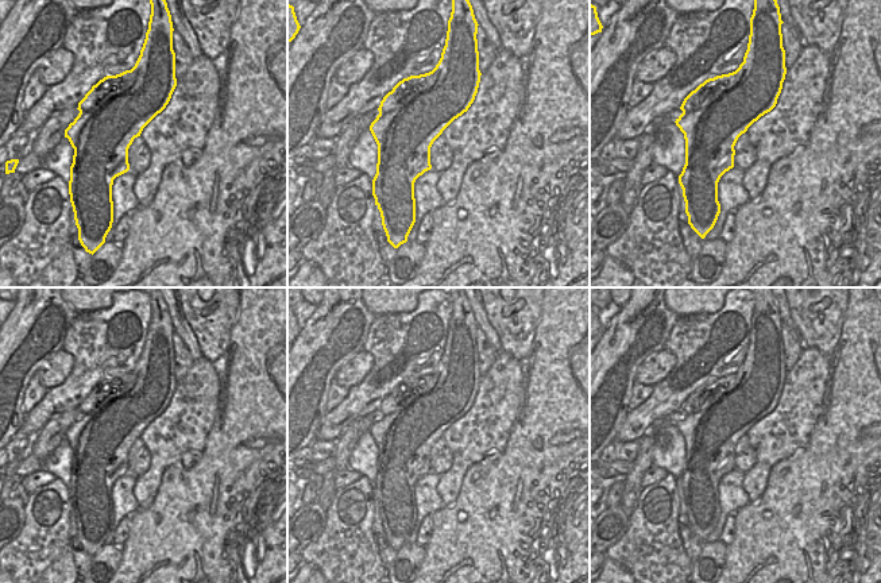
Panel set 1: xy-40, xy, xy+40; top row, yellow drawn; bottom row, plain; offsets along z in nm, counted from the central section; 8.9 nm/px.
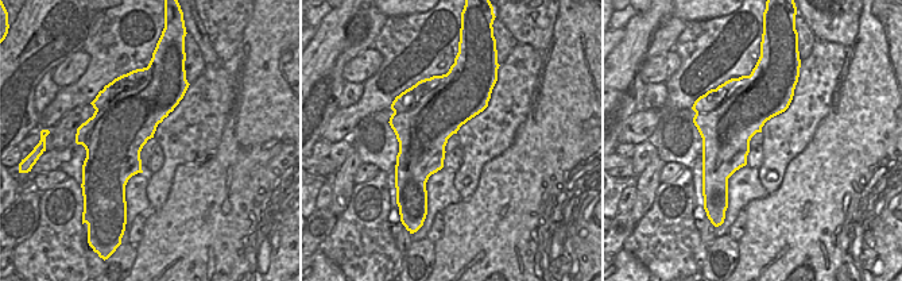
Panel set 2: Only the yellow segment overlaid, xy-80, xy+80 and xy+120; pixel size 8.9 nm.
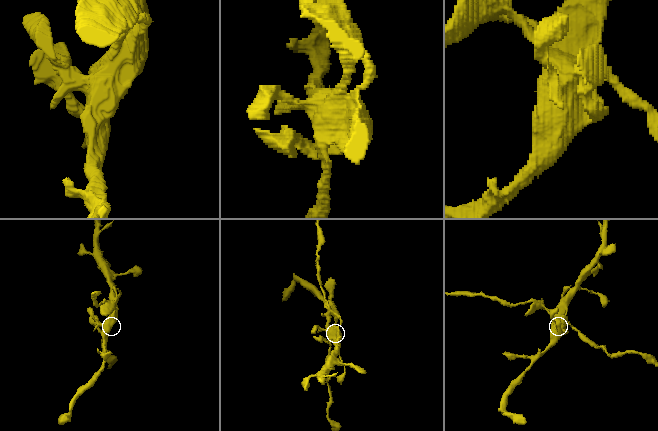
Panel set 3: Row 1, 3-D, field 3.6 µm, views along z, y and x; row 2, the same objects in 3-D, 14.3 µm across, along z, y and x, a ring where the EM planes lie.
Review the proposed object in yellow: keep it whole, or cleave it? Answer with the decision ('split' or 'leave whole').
split

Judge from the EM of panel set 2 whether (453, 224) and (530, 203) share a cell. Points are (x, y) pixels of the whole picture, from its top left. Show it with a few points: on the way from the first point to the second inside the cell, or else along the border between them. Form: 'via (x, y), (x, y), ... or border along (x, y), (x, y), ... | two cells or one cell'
via (472, 224), (511, 222) | one cell

